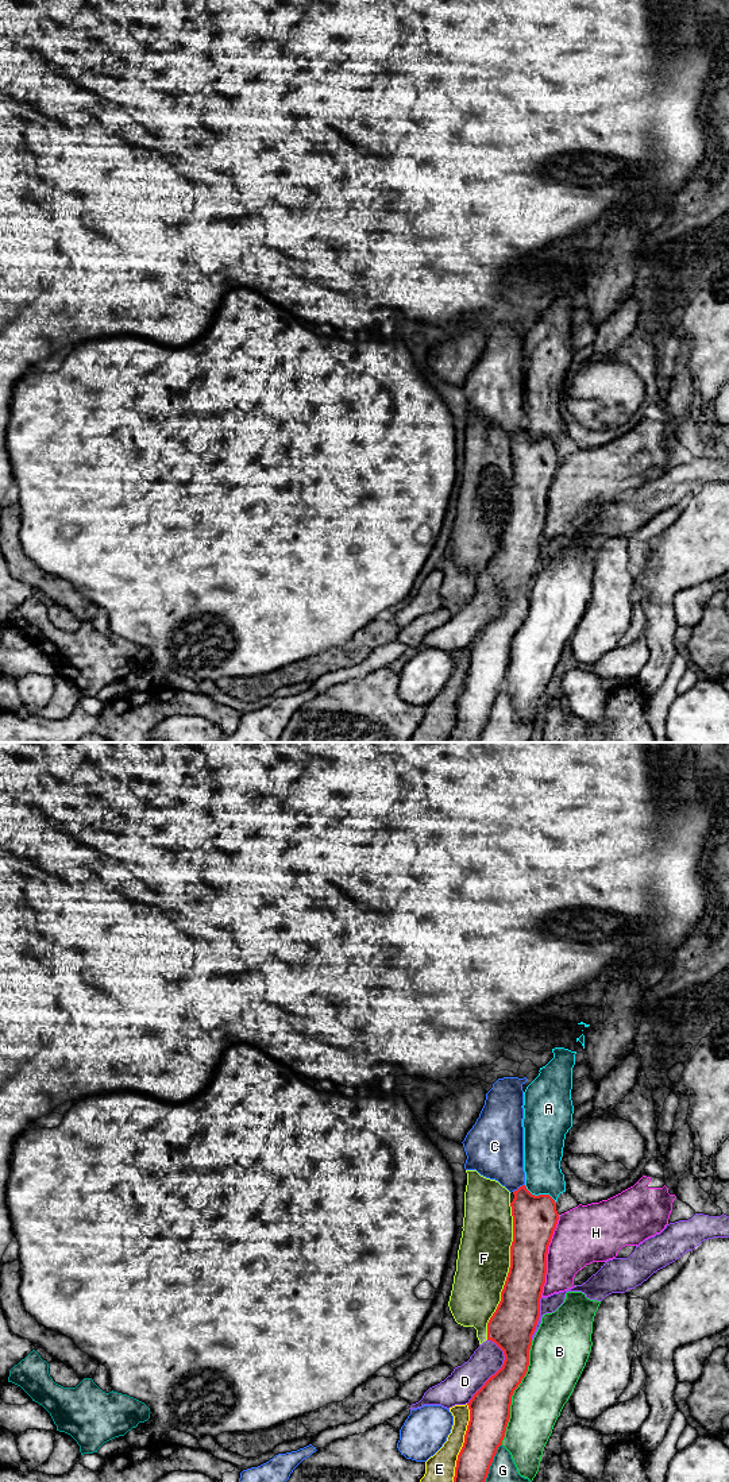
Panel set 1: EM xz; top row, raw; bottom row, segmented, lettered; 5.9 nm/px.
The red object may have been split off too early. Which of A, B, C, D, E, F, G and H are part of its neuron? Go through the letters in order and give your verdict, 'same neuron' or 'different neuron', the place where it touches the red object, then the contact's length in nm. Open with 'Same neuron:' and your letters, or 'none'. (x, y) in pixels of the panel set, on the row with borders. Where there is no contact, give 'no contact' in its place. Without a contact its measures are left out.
Same neuron: D
A: different neuron; meets red in xz at (540, 1195); contact 220 nm long
B: different neuron; meets red in xz at (513, 1392); contact 650 nm long
C: different neuron; meets red in xz at (520, 1187); contact 90 nm long
D: same neuron; meets red in xz at (497, 1371); contact 420 nm long
E: different neuron; meets red in xz at (463, 1443); contact 480 nm long
F: different neuron; meets red in xz at (509, 1272); contact 850 nm long
G: different neuron; meets red in xz at (492, 1462); contact 240 nm long
H: different neuron; meets red in xz at (546, 1257); contact 500 nm long

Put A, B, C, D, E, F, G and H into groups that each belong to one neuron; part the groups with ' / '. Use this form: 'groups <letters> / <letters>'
groups A / B / C / D / E F / G / H

